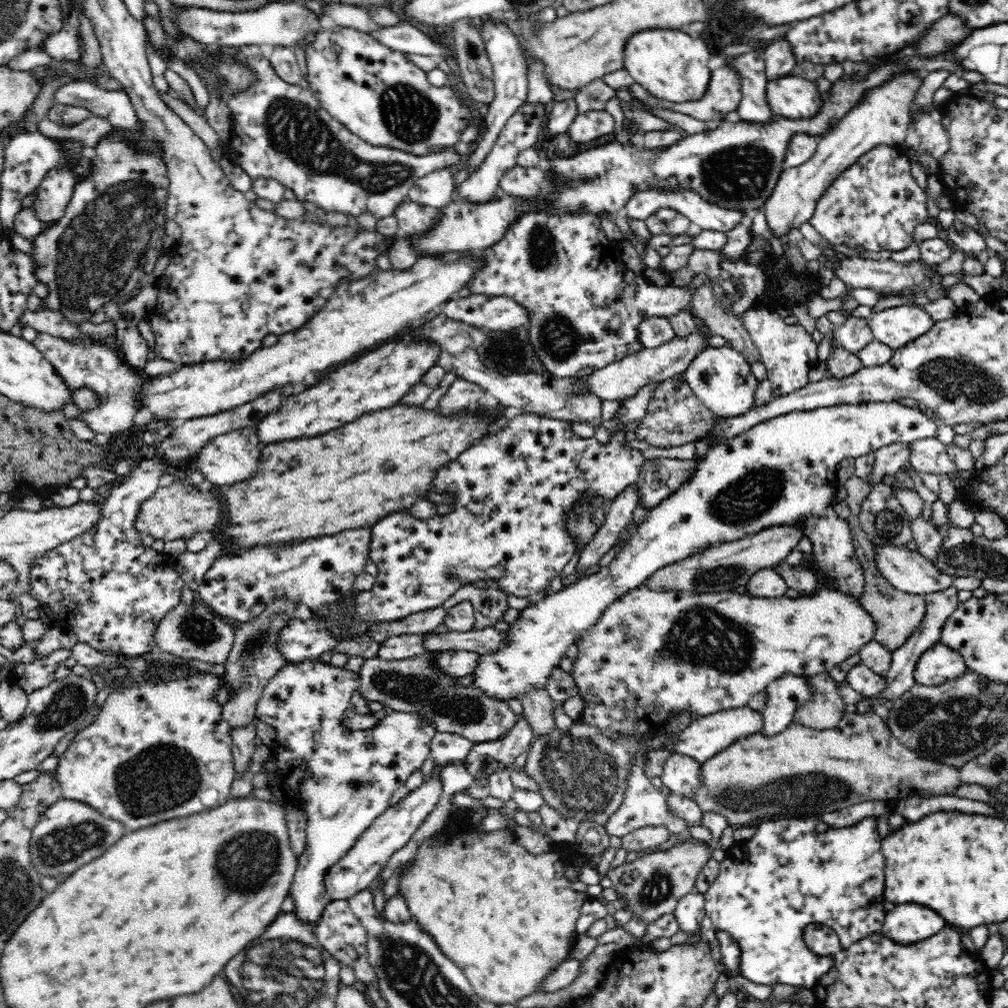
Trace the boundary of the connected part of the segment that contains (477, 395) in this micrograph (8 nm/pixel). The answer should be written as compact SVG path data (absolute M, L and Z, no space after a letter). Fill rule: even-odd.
M457 377L439 401L439 412L441 414L452 414L452 412L456 412L460 408L477 404L484 394L486 394L486 390L479 384Z

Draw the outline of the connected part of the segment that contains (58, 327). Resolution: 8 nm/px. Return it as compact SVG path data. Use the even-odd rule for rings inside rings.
M26 309L19 317L18 326L20 324L32 326L37 331L47 332L52 336L61 336L68 340L78 338L81 334L78 328L74 327L58 310L42 309L38 312L32 312L30 309Z

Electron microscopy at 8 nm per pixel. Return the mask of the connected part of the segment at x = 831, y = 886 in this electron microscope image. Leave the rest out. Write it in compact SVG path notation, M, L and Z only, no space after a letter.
M794 817L791 819L771 819L756 824L756 833L748 839L748 841L735 843L728 851L726 857L720 862L719 874L716 880L710 885L710 888L703 894L705 899L705 914L707 914L717 930L726 931L732 939L734 939L740 947L740 962L738 962L738 972L747 978L750 982L772 987L774 985L792 985L802 986L810 989L819 978L826 974L832 966L834 959L831 956L822 956L814 954L807 948L802 932L808 925L813 923L825 924L835 930L839 936L842 948L849 947L854 942L870 936L872 932L879 932L884 922L884 862L885 858L882 854L881 840L878 835L878 824L874 821L874 817L868 817L854 826L841 829L832 829L826 823L815 817L807 817L799 819Z

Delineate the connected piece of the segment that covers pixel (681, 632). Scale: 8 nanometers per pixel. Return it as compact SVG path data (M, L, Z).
M646 585L637 586L630 592L618 598L604 611L604 614L598 619L598 624L590 628L580 640L578 640L578 660L574 663L574 673L571 675L576 681L578 696L583 701L582 712L580 712L580 723L584 725L594 725L602 735L606 737L632 737L634 741L638 741L638 750L631 761L628 776L626 776L626 790L624 790L624 798L618 806L618 810L614 810L610 814L610 818L606 821L605 829L609 836L626 836L633 830L644 828L648 826L665 826L673 834L684 834L688 832L688 824L679 816L668 811L666 804L667 796L658 791L656 787L650 783L650 779L645 775L645 758L648 752L645 752L645 740L661 733L666 726L669 718L678 715L682 712L689 712L689 716L695 715L698 717L705 717L709 714L717 713L721 710L730 710L748 705L748 702L758 693L764 691L771 682L777 678L794 674L794 676L807 678L815 674L828 672L830 673L835 667L838 667L845 660L851 658L853 655L860 654L862 646L868 642L874 641L874 634L876 634L876 622L866 612L862 606L858 596L850 596L845 592L834 590L832 588L822 588L812 596L800 597L793 599L784 595L783 597L772 598L758 598L750 597L748 593L739 594L736 591L726 591L723 593L699 594L692 595L692 593L682 593L682 591L652 591Z

